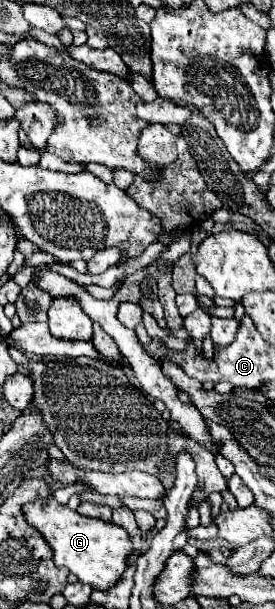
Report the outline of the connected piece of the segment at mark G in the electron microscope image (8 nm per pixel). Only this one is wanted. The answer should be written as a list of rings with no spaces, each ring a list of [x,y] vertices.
[[[53,497],[49,501],[37,499],[33,503],[27,503],[23,507],[23,513],[29,525],[37,525],[37,531],[53,547],[53,563],[57,567],[67,567],[81,583],[87,583],[99,591],[107,591],[121,581],[127,567],[127,559],[133,555],[129,533],[123,527],[97,519],[87,519],[77,511],[59,505]]]

